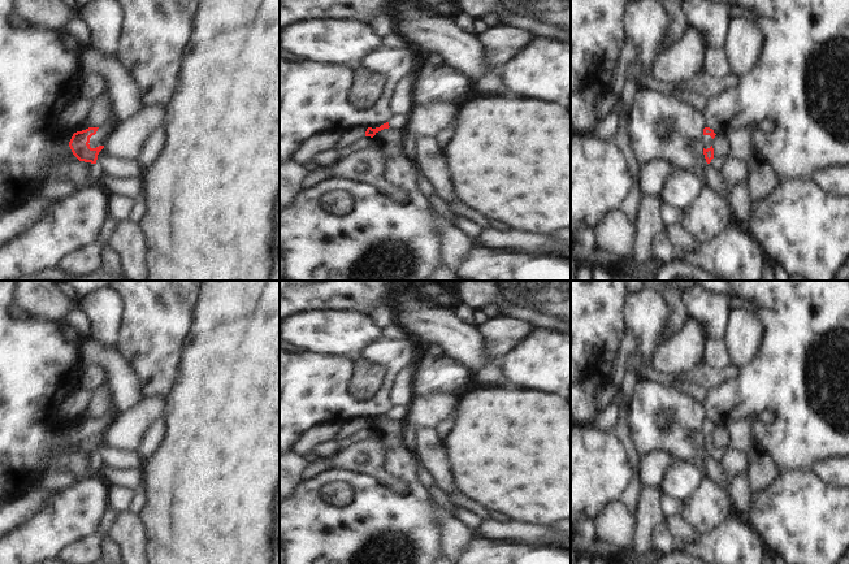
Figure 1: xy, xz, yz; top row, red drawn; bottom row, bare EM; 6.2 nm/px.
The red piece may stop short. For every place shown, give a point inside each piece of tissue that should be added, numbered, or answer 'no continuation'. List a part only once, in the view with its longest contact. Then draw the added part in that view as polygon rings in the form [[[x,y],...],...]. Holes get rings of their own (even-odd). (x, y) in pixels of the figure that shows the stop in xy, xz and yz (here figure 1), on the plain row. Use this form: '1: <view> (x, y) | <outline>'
1: xy (103, 425) | [[[114,407],[111,412],[108,412],[104,417],[99,418],[96,425],[90,429],[90,438],[96,439],[103,437],[112,426],[112,424],[118,417],[120,412]]]

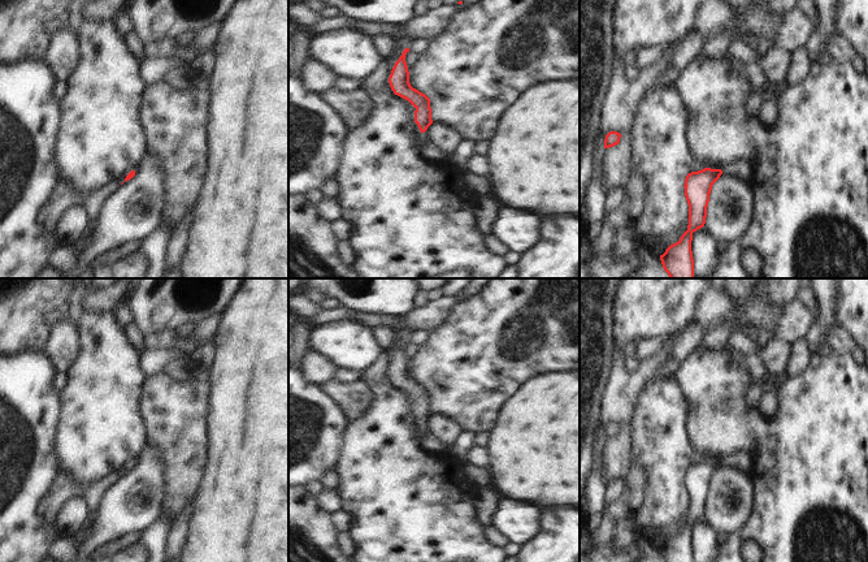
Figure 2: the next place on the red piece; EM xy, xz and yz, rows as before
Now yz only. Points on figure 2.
no continuation

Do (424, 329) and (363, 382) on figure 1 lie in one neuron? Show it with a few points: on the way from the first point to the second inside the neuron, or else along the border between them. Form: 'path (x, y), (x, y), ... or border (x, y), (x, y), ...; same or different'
border (411, 337), (417, 343); different

